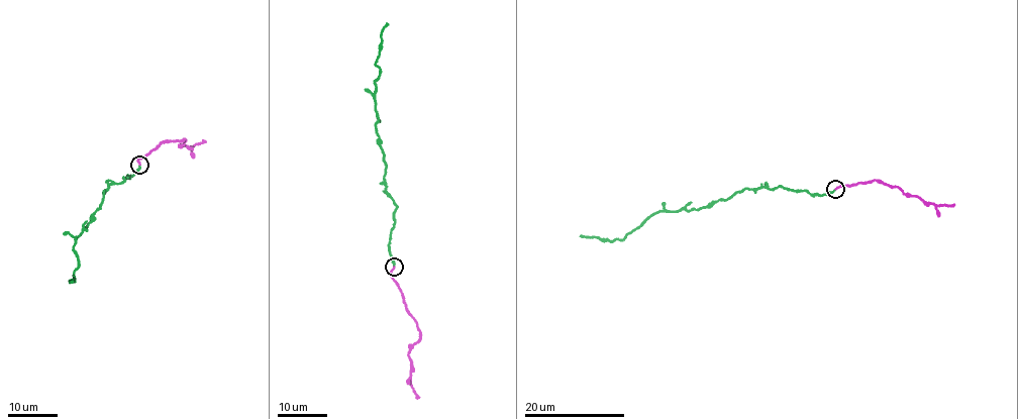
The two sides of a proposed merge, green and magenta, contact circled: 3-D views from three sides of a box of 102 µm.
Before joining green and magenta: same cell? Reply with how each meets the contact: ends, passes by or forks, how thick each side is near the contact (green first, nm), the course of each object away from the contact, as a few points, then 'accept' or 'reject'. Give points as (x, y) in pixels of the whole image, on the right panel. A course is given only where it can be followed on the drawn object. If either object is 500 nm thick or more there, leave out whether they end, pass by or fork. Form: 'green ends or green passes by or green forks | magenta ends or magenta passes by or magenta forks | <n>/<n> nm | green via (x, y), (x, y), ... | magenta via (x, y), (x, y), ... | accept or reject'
green ends | magenta ends | 180/170 nm | green via (835, 189), (820, 195), (780, 187), (744, 188), (725, 199), (696, 210), (657, 211), (623, 238), (580, 235) | magenta via (835, 189), (878, 180), (897, 186), (906, 194), (920, 197), (923, 201), (953, 205) | reject

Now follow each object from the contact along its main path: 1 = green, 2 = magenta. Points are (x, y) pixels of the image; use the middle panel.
1: (394, 267), (389, 252), (397, 206), (385, 190), (375, 108), (380, 71), (375, 64), (387, 22)
2: (394, 267), (390, 276), (419, 330), (420, 339), (409, 353), (410, 386), (418, 398)

